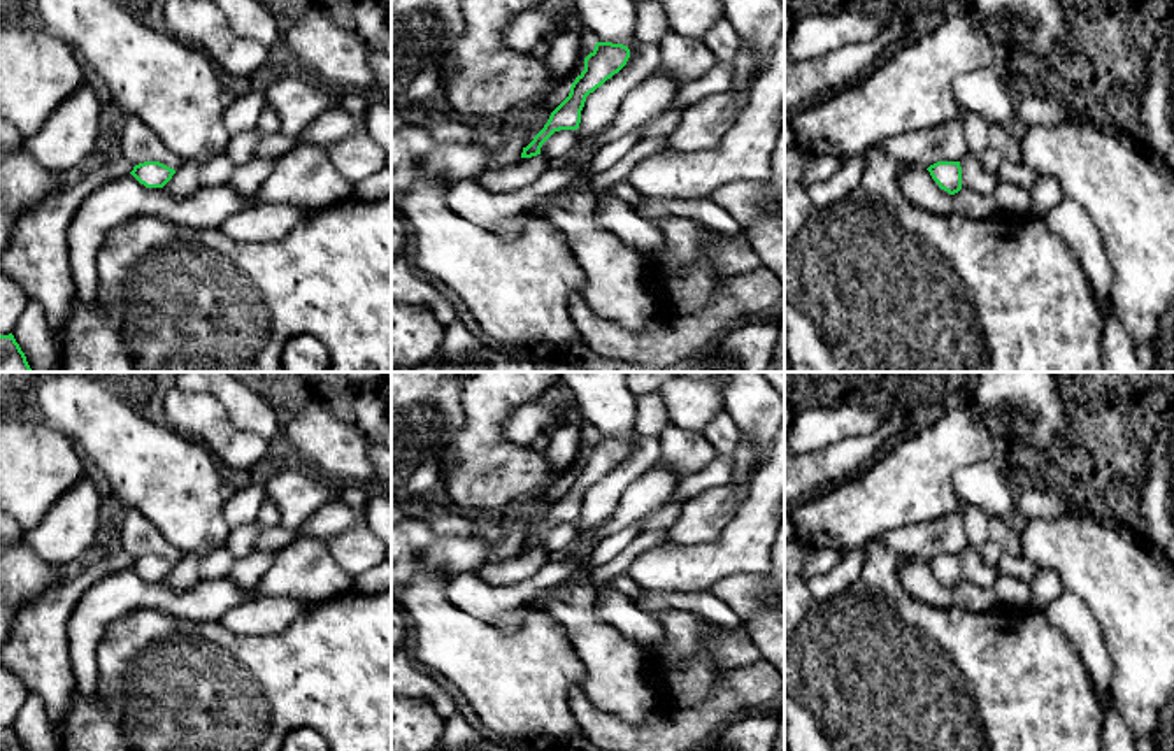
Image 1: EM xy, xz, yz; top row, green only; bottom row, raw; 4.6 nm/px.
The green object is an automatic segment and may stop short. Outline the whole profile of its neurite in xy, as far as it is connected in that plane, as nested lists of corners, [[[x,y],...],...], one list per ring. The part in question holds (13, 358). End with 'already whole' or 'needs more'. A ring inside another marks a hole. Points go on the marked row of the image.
[[[0,335],[0,372],[32,372],[14,335]]]; already whole

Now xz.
[[[597,42],[584,58],[584,70],[570,86],[569,97],[551,112],[544,128],[523,147],[521,158],[540,154],[542,144],[560,130],[577,130],[586,97],[618,74],[628,61],[630,49],[623,44]]]; already whole

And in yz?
[[[937,161],[927,168],[941,190],[955,195],[962,190],[960,161]]]; already whole

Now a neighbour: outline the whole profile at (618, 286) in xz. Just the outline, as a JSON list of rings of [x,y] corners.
[[[597,135],[577,137],[577,146],[574,149],[577,151],[576,160],[565,165],[576,170],[574,179],[563,190],[556,191],[558,198],[555,202],[548,205],[532,204],[532,207],[565,233],[584,274],[584,288],[581,293],[584,304],[602,319],[614,321],[632,332],[648,332],[656,325],[658,318],[656,279],[641,261],[641,251],[626,246],[621,239],[597,223],[595,209],[598,205],[598,193],[591,190],[591,174],[584,170],[600,149]]]

